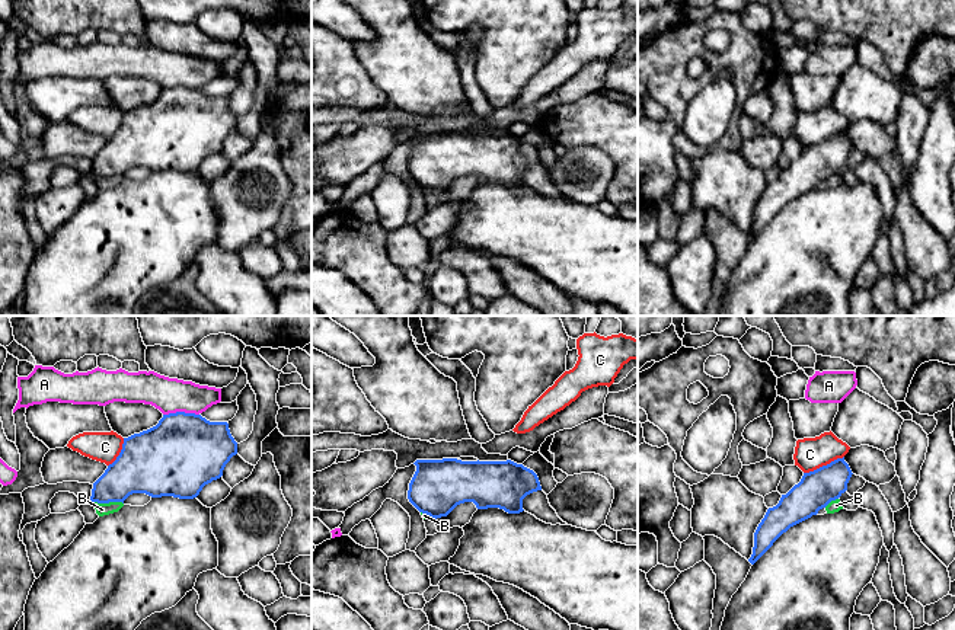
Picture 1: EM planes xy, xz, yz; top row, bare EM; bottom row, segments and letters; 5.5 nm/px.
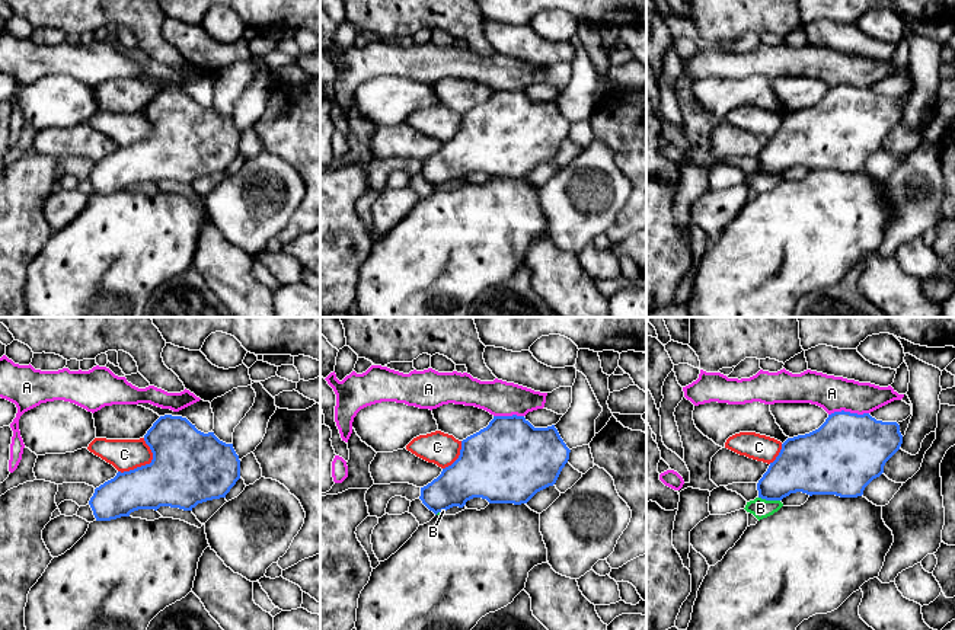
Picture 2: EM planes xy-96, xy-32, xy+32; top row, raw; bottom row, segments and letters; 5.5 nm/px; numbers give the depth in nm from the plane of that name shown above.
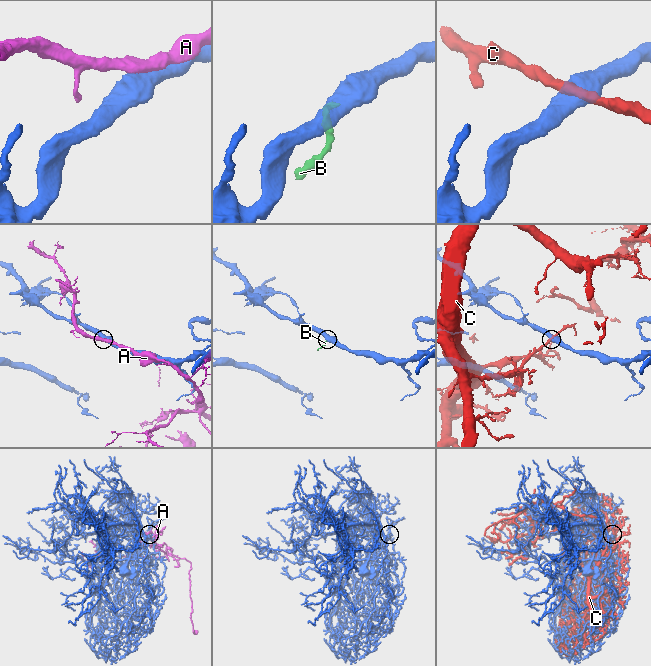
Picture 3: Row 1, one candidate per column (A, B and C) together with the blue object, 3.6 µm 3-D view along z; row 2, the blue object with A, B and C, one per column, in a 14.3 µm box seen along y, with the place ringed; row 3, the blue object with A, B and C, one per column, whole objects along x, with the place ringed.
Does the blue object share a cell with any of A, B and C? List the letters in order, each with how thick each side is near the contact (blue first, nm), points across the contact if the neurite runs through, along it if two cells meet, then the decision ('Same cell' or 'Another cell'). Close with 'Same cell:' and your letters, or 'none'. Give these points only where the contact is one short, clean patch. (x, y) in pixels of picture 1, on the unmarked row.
A: Thickness 440 nm (blue) against 190 nm. Another cell
B: Thickness 280 nm (blue) against 70 nm. Boundary: xy (92, 175), (123, 178). Another cell
C: Thickness 200 nm (blue) against 180 nm. Another cell
Same cell: none

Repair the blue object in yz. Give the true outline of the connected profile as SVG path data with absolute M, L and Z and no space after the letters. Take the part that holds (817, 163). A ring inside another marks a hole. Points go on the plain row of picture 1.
M844 131L804 147L801 156L782 169L776 180L767 183L754 207L748 236L754 239L790 201L817 189L831 175L839 173L847 164L852 148Z

